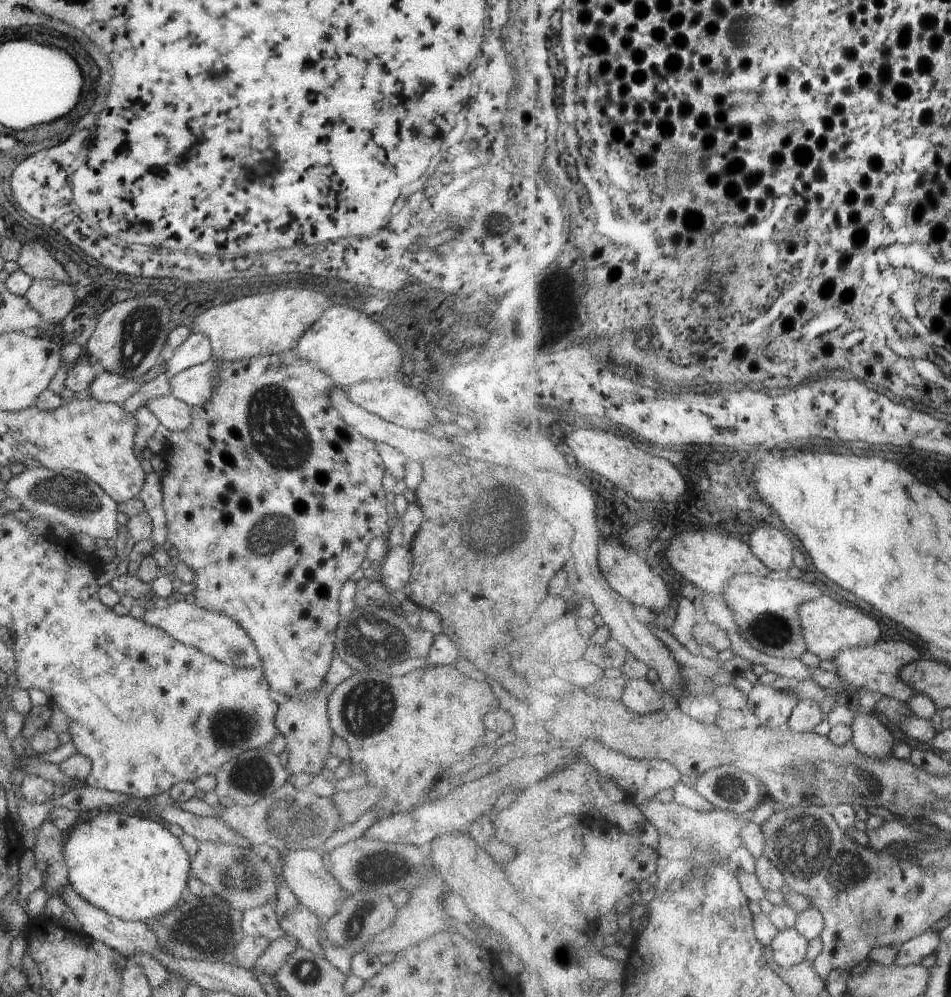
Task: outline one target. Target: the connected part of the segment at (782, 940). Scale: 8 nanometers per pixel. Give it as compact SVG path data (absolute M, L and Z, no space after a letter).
M796 927L779 931L770 943L775 954L774 959L786 970L802 964L808 958L808 950L810 950L808 941L796 930Z

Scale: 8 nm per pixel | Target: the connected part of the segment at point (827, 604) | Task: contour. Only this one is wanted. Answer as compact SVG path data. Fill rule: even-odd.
M822 596L822 598L802 604L800 614L804 636L809 645L808 651L824 660L836 662L840 658L840 652L844 652L846 648L872 646L882 638L880 624L876 620L872 620L872 616L864 614L862 610L858 610L854 606L840 604L830 596Z

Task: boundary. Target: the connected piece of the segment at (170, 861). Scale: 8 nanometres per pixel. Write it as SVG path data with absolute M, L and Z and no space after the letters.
M125 809L100 810L91 820L78 824L66 836L64 862L68 868L67 881L72 890L77 892L92 906L125 921L145 922L172 909L186 891L190 856L182 847L180 840L174 837L162 824L148 818L141 818L139 813Z

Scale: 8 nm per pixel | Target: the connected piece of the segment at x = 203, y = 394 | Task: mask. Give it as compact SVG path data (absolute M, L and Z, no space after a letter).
M213 358L184 370L176 376L169 377L172 387L172 396L186 402L188 406L196 407L206 404L214 392L214 386L218 382L217 361Z

